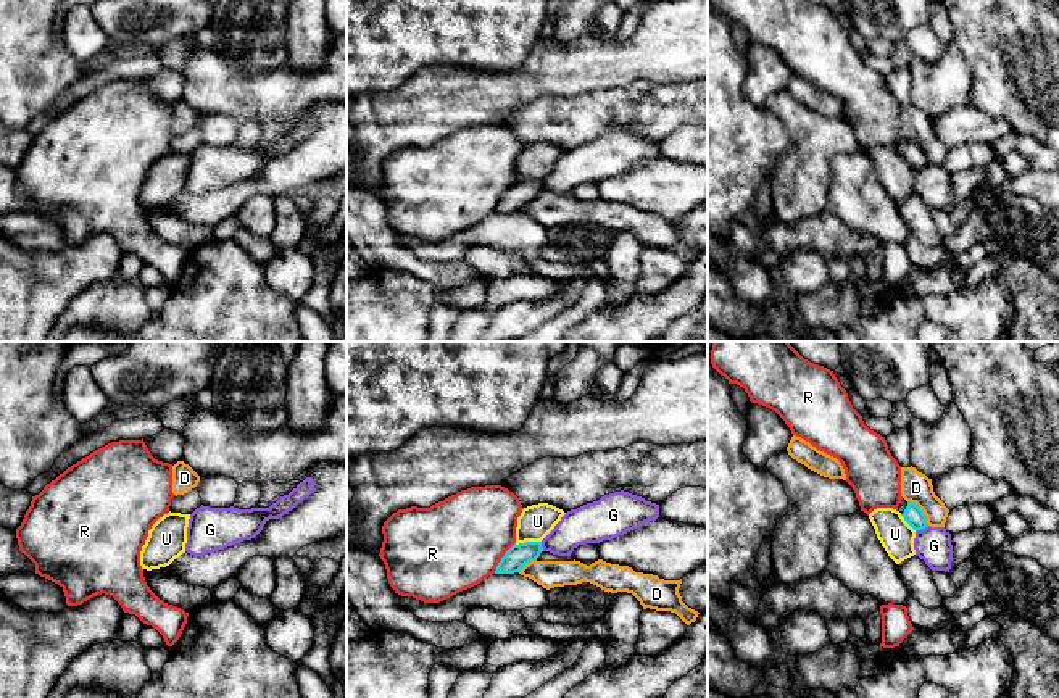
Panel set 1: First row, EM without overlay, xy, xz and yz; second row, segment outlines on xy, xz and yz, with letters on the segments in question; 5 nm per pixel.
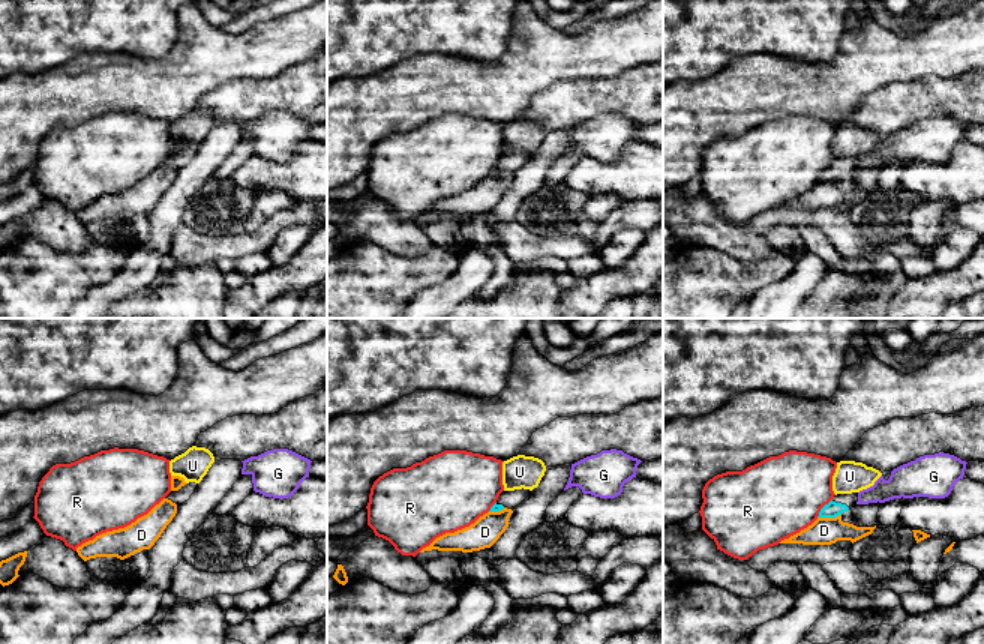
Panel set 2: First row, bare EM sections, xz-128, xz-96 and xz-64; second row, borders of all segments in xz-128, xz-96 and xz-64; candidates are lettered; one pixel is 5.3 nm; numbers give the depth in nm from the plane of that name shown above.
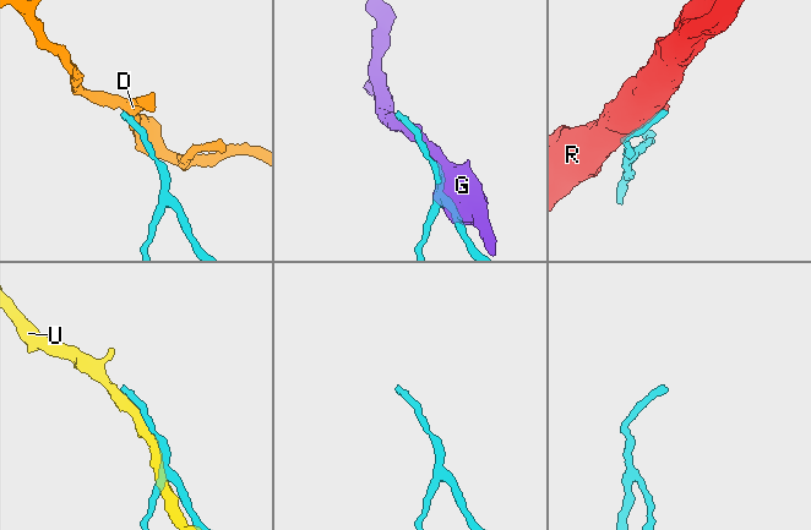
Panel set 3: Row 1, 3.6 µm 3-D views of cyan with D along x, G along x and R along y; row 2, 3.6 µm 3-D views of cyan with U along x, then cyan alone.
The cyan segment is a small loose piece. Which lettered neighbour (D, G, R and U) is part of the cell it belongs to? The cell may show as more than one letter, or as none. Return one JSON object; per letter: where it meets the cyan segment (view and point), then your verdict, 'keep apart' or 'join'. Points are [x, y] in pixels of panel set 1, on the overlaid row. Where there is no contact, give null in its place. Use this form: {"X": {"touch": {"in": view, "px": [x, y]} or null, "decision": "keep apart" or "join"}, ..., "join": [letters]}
{"D": {"touch": {"in": "yz", "px": [922, 511]}, "decision": "keep apart"}, "G": {"touch": {"in": "yz", "px": [922, 527]}, "decision": "keep apart"}, "R": {"touch": {"in": "xz", "px": [502, 558]}, "decision": "keep apart"}, "U": {"touch": {"in": "xz", "px": [527, 542]}, "decision": "keep apart"}, "join": []}

